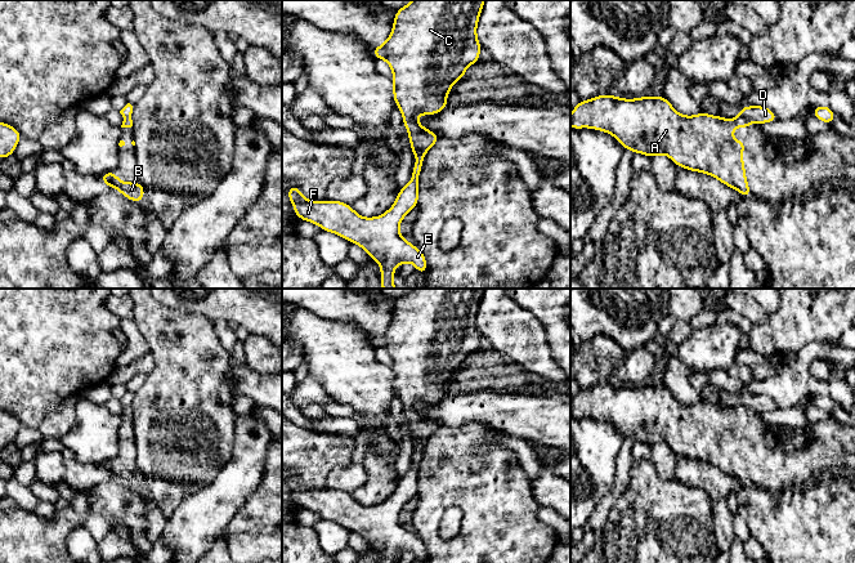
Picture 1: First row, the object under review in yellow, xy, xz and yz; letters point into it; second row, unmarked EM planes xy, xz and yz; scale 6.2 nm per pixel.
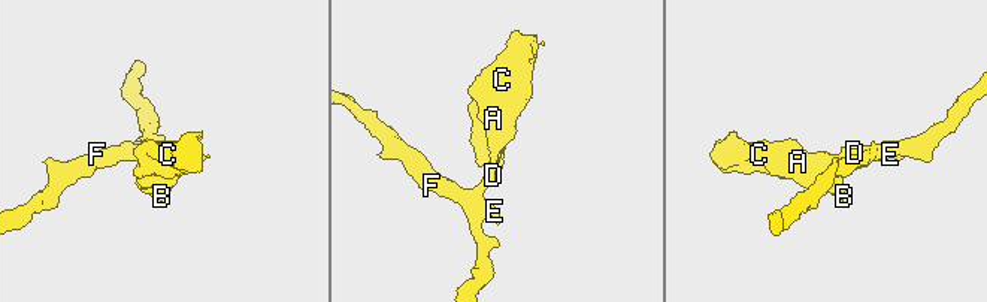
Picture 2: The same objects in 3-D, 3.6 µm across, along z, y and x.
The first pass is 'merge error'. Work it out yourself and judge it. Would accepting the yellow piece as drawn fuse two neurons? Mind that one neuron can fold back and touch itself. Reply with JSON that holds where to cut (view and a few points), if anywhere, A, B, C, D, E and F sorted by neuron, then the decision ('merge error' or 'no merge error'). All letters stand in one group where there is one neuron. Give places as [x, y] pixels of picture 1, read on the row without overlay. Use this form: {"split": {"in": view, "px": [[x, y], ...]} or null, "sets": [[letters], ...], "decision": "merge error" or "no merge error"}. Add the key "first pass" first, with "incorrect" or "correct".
{"first pass": "correct", "split": {"in": "yz", "px": [[741, 402], [752, 410]]}, "sets": [["A", "B", "C"], ["D", "E", "F"]], "decision": "merge error"}

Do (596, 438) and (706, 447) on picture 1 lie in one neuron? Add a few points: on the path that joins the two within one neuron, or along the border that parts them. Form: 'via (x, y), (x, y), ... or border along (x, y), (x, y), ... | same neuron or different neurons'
border along (600, 420), (608, 420), (625, 438) | different neurons

